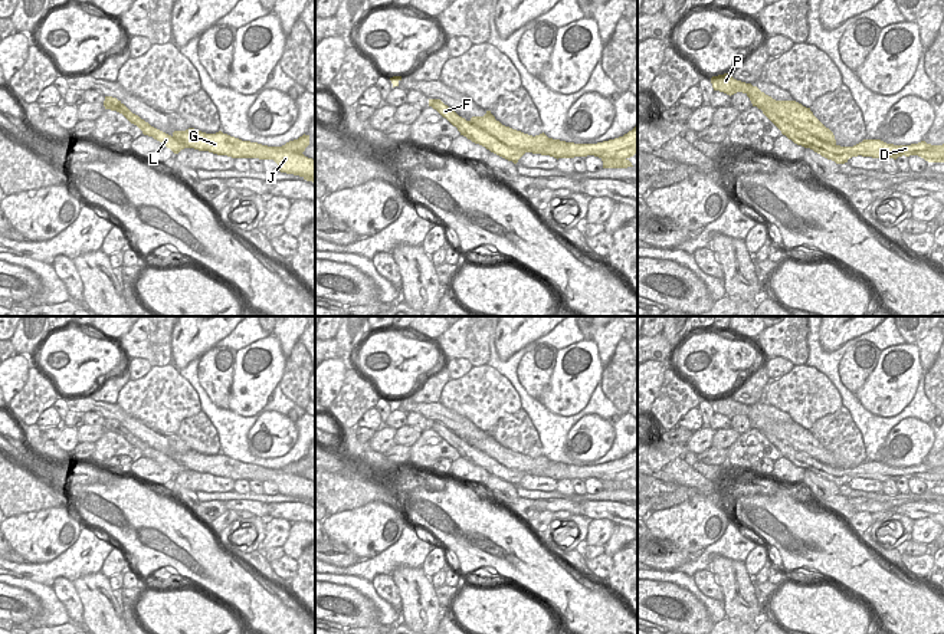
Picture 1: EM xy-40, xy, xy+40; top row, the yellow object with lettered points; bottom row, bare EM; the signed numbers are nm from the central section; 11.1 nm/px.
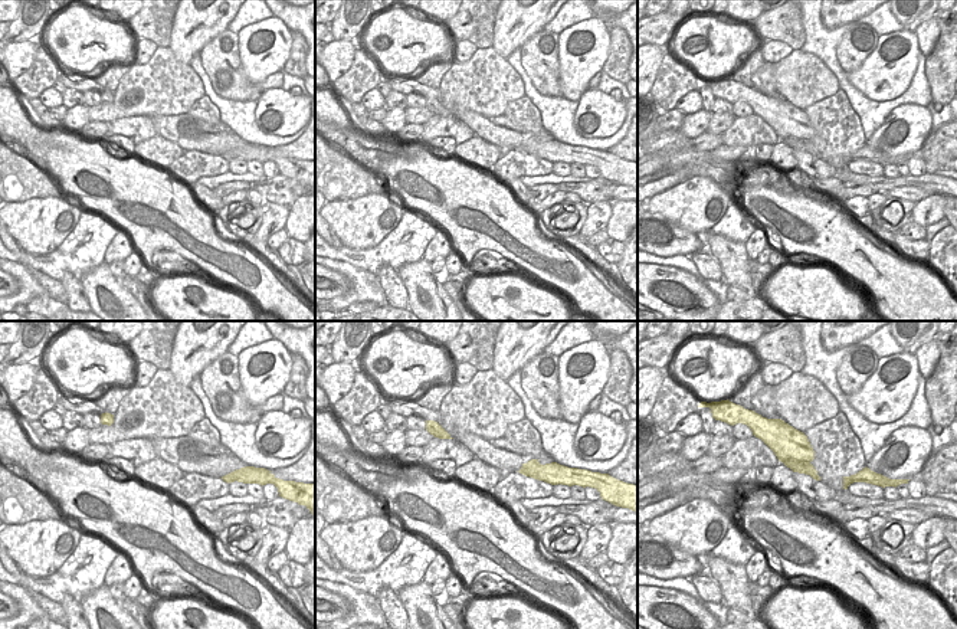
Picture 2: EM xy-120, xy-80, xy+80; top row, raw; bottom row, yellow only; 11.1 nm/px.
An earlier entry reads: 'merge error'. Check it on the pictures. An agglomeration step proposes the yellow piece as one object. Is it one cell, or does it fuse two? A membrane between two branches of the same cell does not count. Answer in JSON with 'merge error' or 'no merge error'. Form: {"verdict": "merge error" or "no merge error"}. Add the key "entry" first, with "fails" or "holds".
{"entry": "holds", "verdict": "merge error"}

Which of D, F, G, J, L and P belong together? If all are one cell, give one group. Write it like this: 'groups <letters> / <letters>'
groups D F L / G J P

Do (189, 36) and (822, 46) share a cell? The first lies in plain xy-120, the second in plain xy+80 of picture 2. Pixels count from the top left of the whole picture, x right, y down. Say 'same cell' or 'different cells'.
different cells

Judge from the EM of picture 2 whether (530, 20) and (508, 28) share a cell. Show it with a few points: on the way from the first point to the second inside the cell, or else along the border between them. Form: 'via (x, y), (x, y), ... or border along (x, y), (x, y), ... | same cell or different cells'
via (524, 19), (518, 19), (514, 23) | same cell

